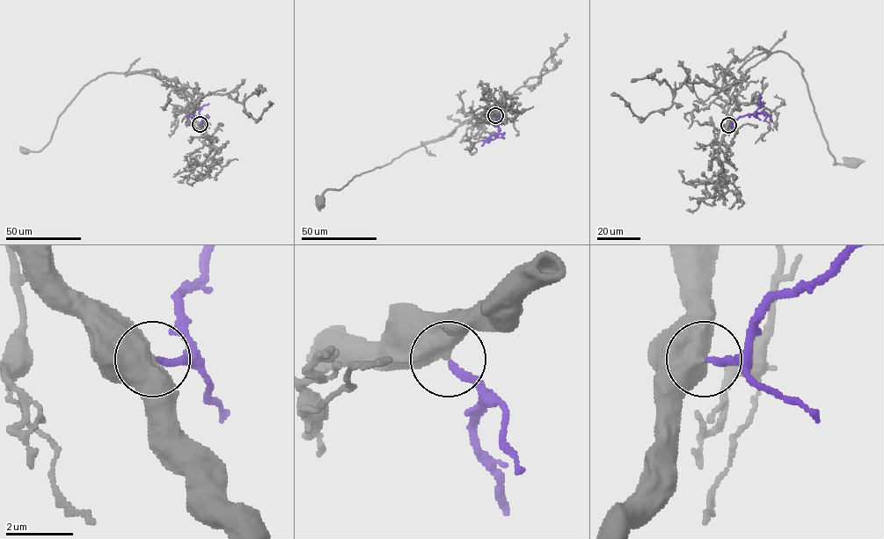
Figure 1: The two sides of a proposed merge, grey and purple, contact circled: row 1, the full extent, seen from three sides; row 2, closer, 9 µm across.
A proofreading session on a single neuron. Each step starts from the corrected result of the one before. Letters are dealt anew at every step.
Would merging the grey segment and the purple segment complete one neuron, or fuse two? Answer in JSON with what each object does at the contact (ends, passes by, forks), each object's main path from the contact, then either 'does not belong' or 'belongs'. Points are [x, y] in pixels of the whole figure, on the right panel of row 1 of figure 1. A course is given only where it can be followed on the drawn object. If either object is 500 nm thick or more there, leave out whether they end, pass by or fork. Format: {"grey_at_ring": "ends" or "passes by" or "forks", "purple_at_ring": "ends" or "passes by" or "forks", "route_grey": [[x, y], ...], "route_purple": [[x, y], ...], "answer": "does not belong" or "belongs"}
{"route_grey": [[728, 125], [743, 77], [740, 69], [762, 52], [783, 51], [799, 65], [834, 164], [851, 163]], "route_purple": [[728, 125], [738, 118], [755, 112], [764, 112], [771, 121]], "answer": "belongs"}

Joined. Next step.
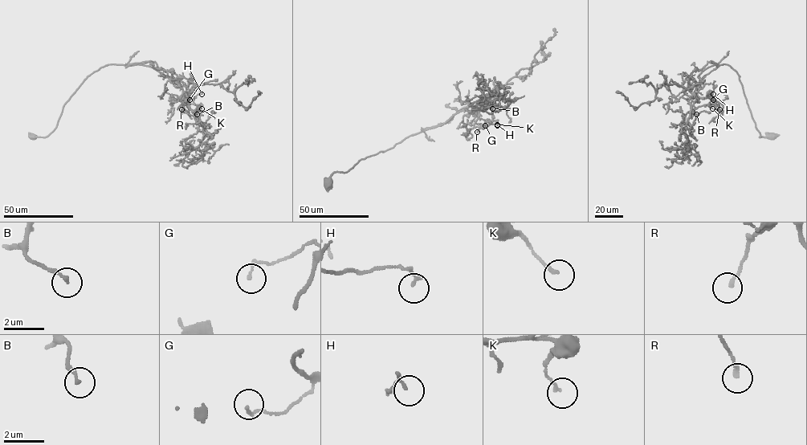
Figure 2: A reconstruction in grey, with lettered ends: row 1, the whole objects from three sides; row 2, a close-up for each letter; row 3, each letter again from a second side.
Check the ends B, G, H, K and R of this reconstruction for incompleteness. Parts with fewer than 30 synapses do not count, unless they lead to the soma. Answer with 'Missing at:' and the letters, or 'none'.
Missing at: none

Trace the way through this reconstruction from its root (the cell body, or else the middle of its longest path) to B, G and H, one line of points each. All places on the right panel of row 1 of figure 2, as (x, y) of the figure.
B: (771, 136), (760, 136), (739, 75), (727, 64), (708, 67), (698, 76), (701, 81), (691, 108), (696, 114)
G: (771, 136), (760, 136), (739, 75), (730, 66), (714, 64), (698, 76), (701, 81), (691, 112), (713, 100)
H: (771, 136), (760, 136), (730, 66), (714, 64), (698, 76), (691, 112), (708, 105), (713, 94)

